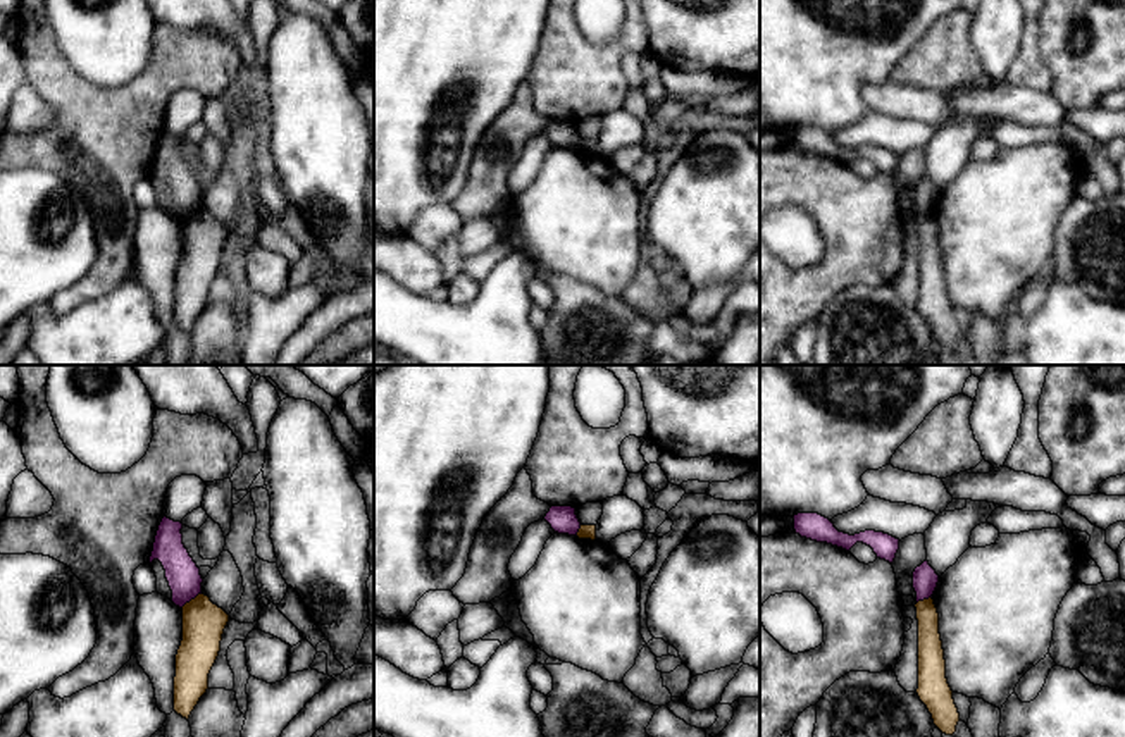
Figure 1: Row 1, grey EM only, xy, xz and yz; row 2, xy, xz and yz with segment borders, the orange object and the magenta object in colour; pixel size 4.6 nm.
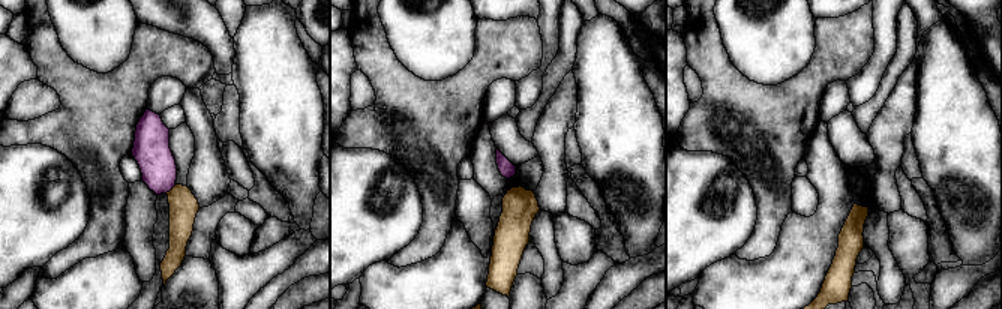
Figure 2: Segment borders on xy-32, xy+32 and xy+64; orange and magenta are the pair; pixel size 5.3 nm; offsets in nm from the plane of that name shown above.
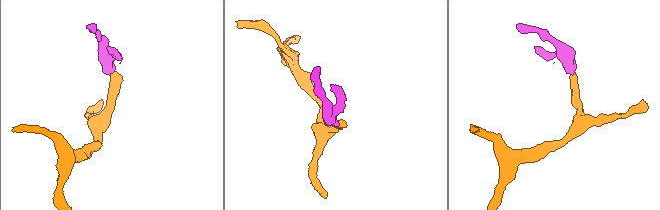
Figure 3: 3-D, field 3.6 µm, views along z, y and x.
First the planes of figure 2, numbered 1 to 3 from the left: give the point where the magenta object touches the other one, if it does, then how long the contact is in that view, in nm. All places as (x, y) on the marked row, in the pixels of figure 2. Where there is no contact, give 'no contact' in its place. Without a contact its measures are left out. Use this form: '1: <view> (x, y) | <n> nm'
1: xy-32 (171, 189) | 80 nm
2: no contact
3: no contact

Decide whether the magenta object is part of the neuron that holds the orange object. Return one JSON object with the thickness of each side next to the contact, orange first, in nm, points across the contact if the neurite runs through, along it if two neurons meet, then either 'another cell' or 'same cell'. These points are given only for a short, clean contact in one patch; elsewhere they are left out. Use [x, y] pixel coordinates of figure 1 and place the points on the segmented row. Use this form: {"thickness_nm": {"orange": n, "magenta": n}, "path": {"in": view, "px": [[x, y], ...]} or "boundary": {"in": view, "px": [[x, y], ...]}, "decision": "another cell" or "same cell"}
{"thickness_nm": {"orange": 200, "magenta": 160}, "boundary": {"in": "xy", "px": [[200, 593], [181, 606]]}, "decision": "another cell"}

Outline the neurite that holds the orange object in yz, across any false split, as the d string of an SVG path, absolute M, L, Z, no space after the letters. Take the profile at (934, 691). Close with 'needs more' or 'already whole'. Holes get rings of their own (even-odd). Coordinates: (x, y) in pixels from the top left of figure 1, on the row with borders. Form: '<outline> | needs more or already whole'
M934 599L915 604L918 620L918 689L920 701L932 715L934 725L946 735L956 732L960 713L946 678L946 660L939 634L939 613Z | already whole

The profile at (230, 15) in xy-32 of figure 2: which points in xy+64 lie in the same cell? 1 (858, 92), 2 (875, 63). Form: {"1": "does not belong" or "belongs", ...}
{"1": "does not belong", "2": "does not belong"}

